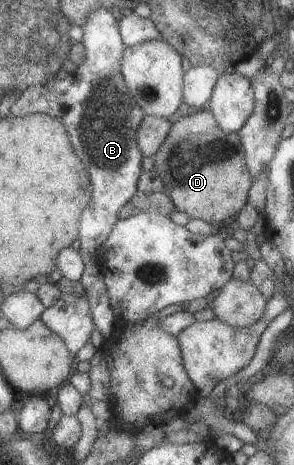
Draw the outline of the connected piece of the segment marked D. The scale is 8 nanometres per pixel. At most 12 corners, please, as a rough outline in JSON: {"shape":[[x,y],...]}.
{"shape":[[209,109],[170,124],[153,159],[174,209],[217,228],[253,180]]}

